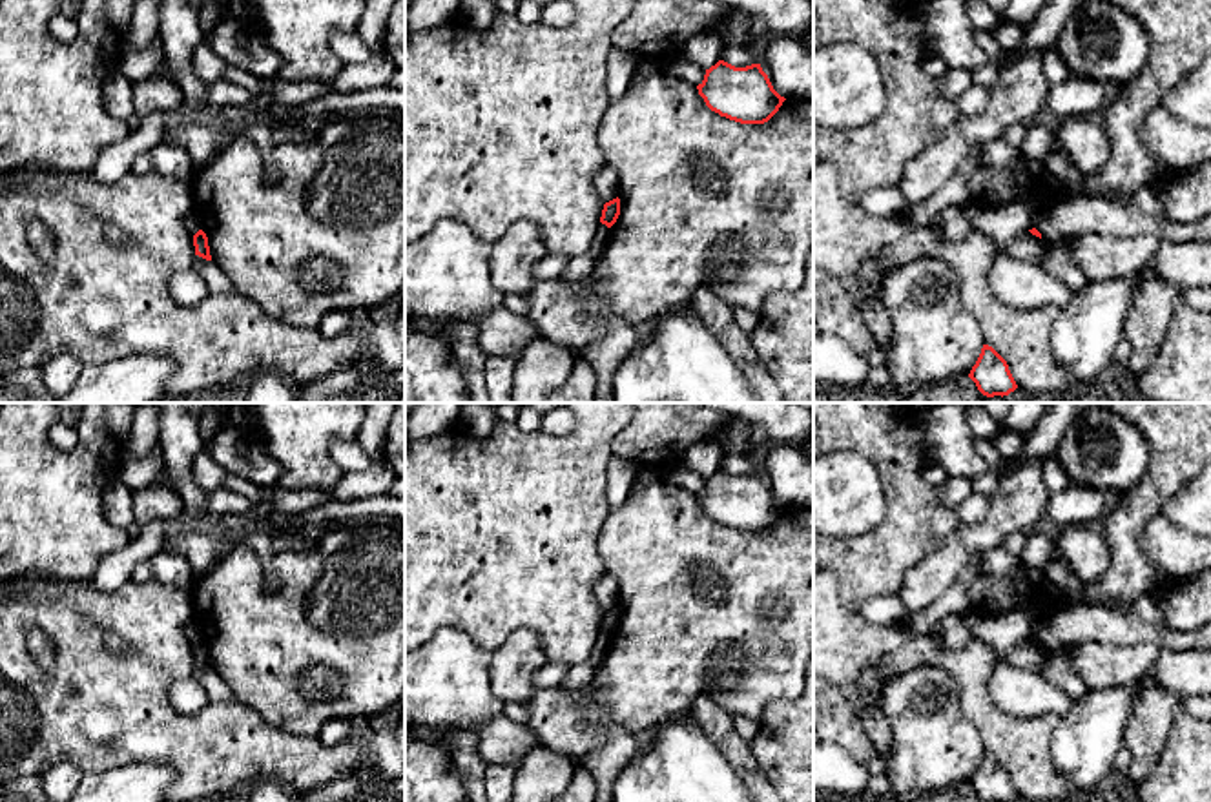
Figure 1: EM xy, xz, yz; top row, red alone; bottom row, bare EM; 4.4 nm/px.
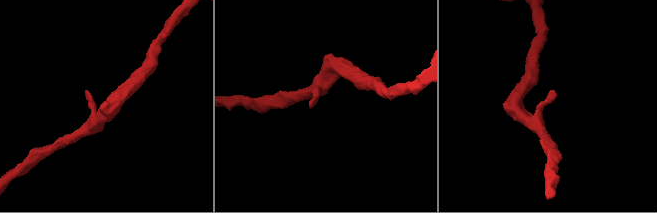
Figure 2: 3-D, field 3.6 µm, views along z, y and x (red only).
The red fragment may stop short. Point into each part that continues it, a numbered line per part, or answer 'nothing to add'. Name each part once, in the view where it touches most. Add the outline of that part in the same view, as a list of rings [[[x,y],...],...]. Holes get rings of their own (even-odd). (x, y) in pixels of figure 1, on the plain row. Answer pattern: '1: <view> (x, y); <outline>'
nothing to add

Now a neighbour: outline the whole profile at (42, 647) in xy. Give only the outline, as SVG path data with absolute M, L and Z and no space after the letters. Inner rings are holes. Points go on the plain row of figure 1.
M36 627L27 632L27 643L36 662L46 669L53 669L55 643Z

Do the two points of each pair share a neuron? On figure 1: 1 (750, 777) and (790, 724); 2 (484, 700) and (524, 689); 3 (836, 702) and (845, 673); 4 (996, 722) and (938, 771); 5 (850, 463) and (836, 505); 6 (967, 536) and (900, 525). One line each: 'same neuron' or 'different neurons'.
1: different neurons
2: different neurons
3: different neurons
4: different neurons
5: same neuron
6: different neurons

